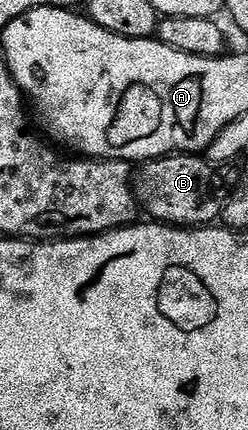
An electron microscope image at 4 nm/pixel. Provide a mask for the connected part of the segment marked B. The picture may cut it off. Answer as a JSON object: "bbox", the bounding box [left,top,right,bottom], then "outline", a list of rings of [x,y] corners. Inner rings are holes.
{"bbox":[133,153,224,227],"outline":[[[176,153],[163,159],[150,160],[133,175],[135,197],[152,220],[177,227],[205,227],[223,214],[224,200],[219,200],[216,168],[199,153]]]}

